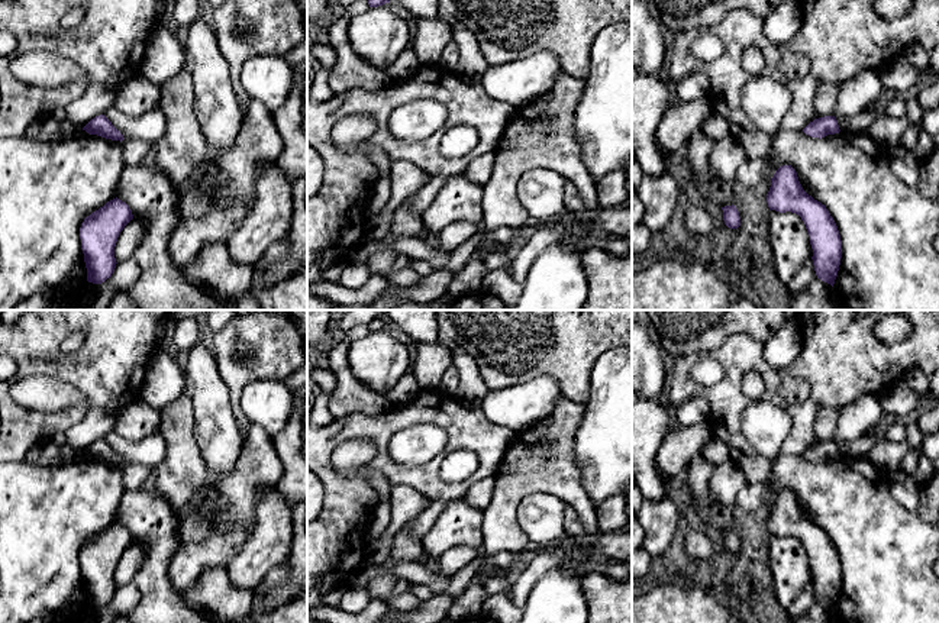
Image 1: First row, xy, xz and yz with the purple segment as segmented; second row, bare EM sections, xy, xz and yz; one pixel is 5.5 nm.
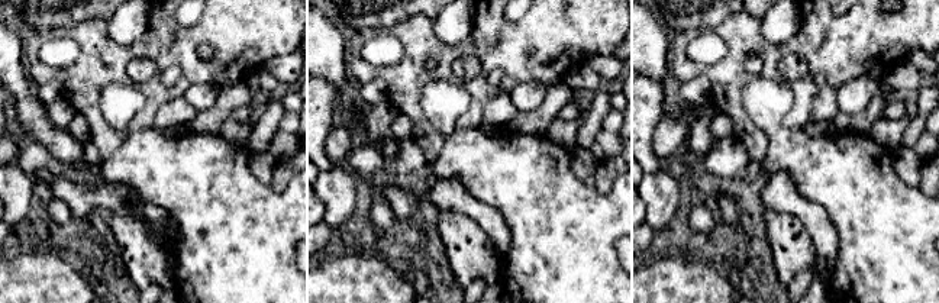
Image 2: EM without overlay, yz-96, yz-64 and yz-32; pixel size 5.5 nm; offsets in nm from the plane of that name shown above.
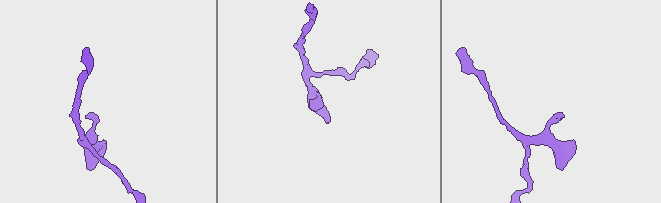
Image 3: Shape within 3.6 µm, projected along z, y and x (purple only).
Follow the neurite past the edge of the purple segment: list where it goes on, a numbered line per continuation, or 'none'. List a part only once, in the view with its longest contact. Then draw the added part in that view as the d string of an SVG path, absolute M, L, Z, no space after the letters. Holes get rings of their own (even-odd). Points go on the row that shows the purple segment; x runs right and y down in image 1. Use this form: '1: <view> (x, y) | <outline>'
none

